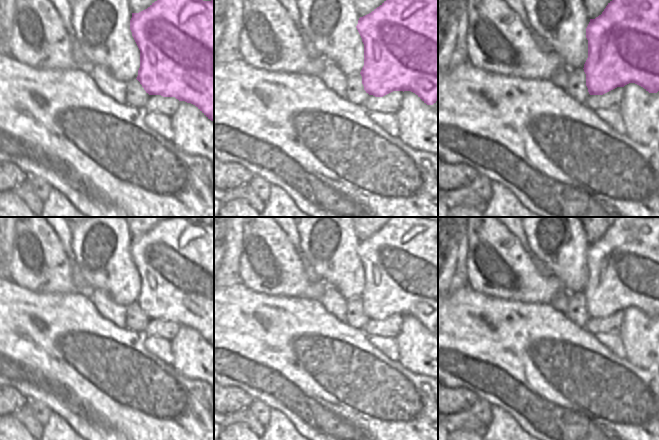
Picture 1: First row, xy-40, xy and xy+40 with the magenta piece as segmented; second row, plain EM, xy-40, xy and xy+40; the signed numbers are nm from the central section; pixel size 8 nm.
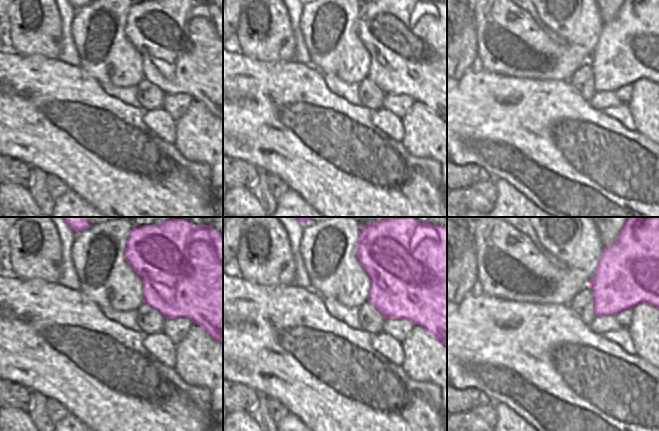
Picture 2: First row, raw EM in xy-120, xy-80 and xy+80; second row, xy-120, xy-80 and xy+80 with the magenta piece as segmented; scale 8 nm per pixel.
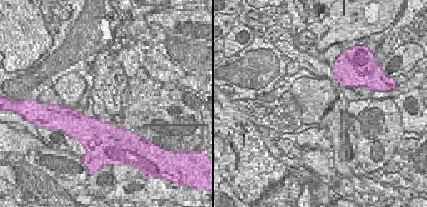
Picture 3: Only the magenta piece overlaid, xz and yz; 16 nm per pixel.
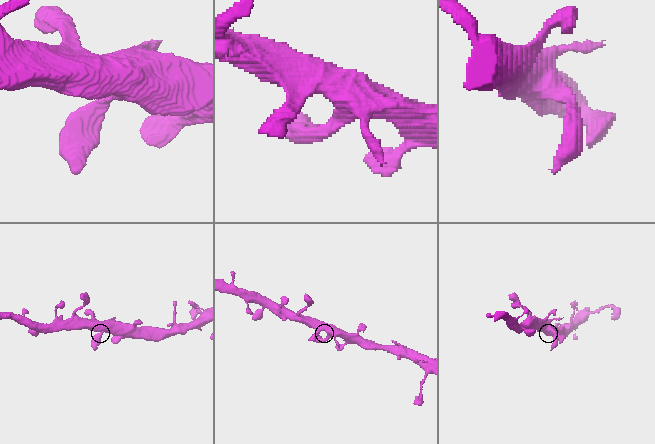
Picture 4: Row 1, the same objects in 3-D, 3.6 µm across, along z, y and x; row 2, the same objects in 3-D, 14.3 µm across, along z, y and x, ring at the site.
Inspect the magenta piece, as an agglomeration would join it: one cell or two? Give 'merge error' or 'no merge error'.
no merge error

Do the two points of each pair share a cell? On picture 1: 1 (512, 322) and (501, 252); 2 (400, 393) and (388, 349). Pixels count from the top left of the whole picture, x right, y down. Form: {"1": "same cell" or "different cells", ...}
{"1": "different cells", "2": "different cells"}

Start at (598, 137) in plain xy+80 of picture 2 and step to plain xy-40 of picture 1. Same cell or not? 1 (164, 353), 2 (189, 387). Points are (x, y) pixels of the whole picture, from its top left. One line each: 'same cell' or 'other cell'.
1: other cell
2: same cell

